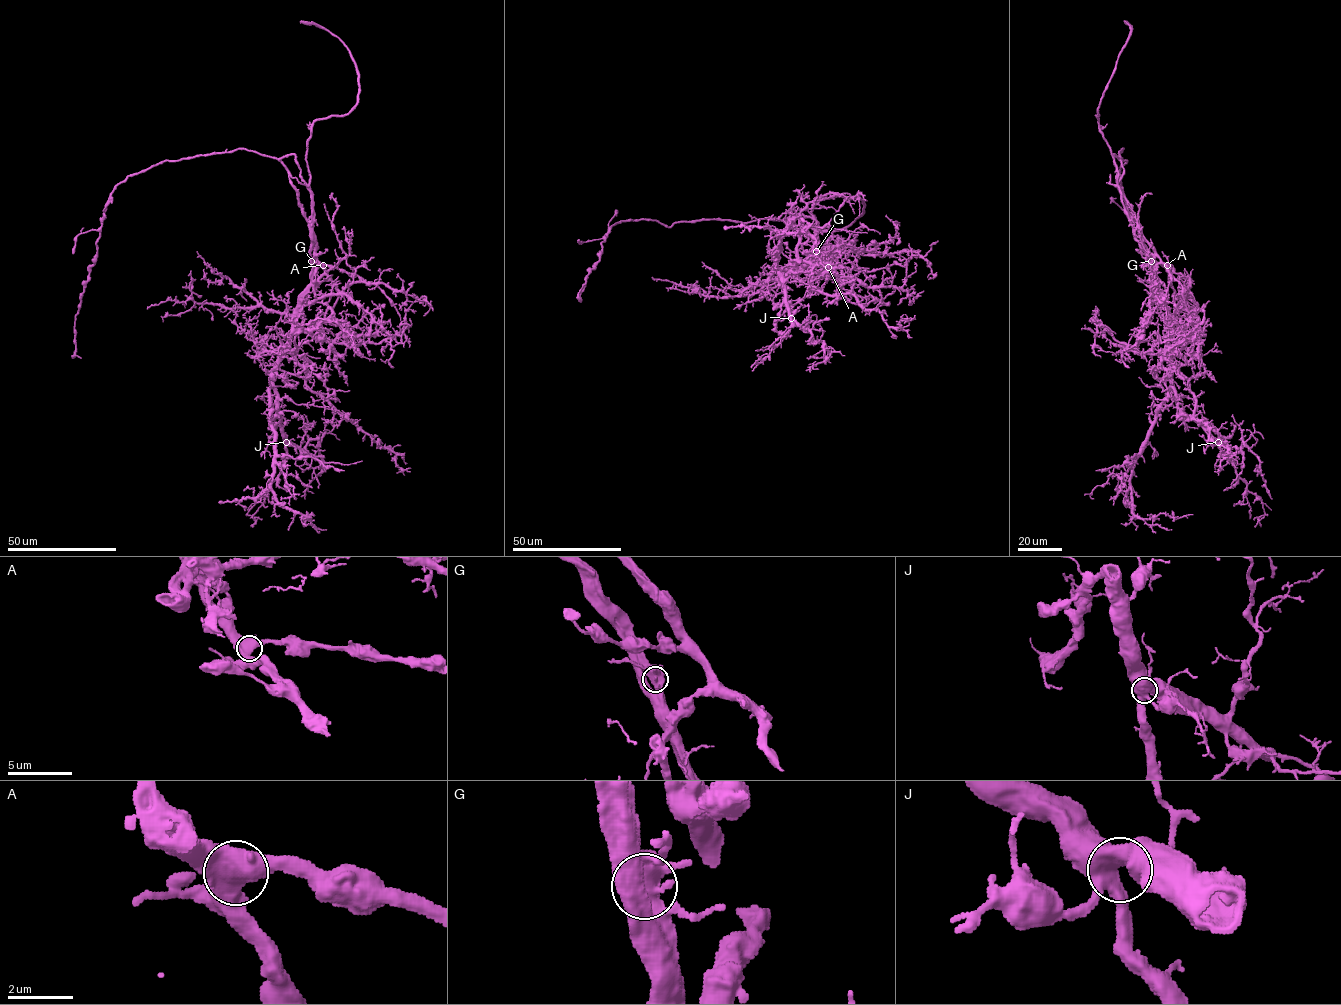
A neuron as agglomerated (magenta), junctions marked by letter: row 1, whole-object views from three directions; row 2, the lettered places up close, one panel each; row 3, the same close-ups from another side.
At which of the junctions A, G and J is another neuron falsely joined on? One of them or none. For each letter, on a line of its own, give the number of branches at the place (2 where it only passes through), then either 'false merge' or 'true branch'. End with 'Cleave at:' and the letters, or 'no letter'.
A: 4 branches meet; true branch
G: 4 branches meet; true branch
J: 4 branches meet; true branch
Cleave at: no letter

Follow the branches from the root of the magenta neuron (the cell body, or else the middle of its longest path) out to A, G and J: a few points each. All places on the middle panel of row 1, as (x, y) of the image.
A: (811, 218), (799, 213), (786, 220), (802, 221), (819, 243), (820, 258), (828, 267)
G: (811, 218), (816, 223), (816, 251)
J: (811, 218), (816, 223), (817, 259), (809, 259), (800, 267), (778, 271), (791, 318)

